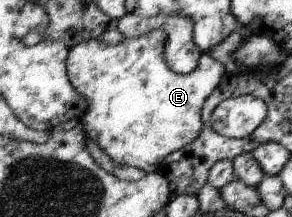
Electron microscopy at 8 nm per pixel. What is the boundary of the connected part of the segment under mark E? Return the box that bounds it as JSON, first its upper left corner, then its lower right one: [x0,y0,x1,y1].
[68,29,227,174]

